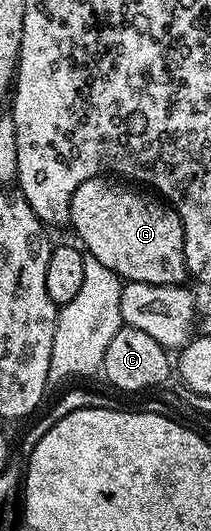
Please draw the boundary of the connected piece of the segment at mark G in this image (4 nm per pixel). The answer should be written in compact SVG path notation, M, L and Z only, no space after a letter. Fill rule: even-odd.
M116 177L82 181L70 201L70 227L76 230L83 250L102 261L121 280L150 285L183 284L189 273L184 260L184 226L178 213L163 198L135 189L140 190Z

